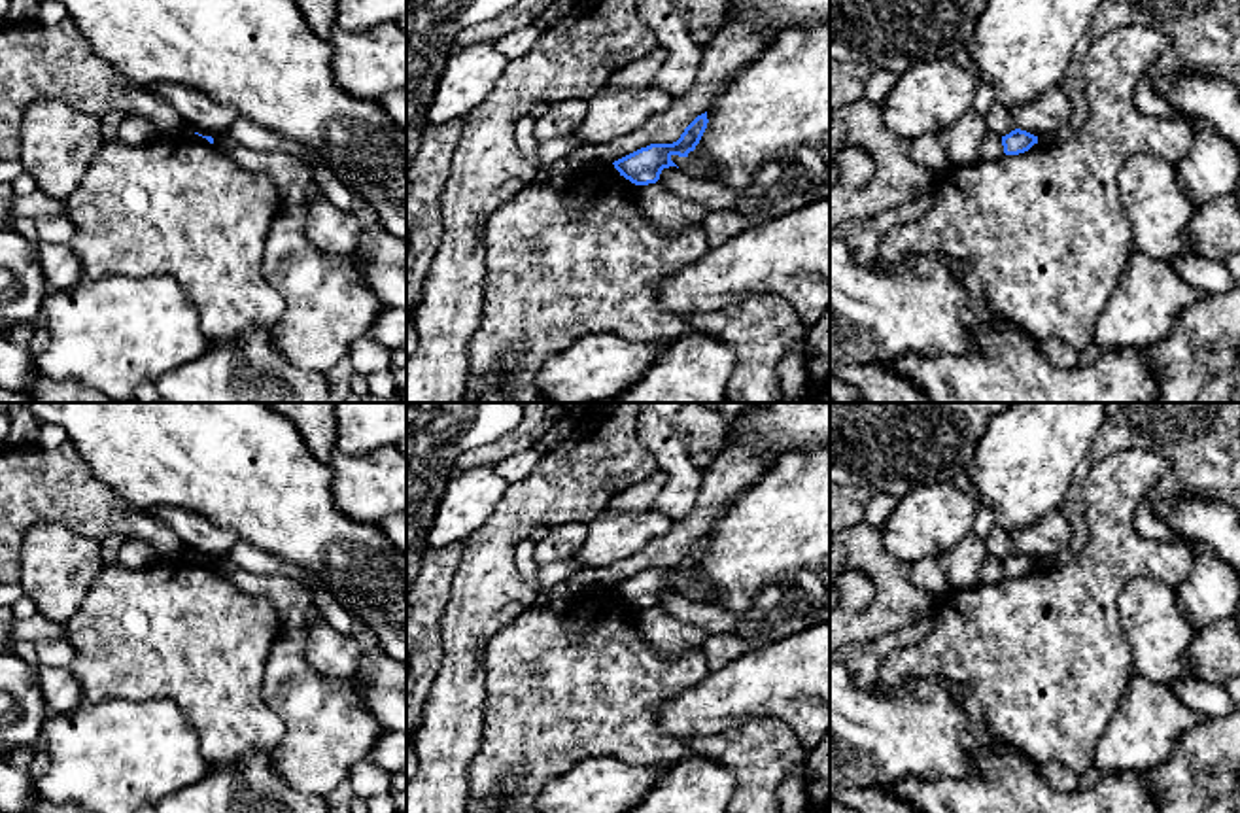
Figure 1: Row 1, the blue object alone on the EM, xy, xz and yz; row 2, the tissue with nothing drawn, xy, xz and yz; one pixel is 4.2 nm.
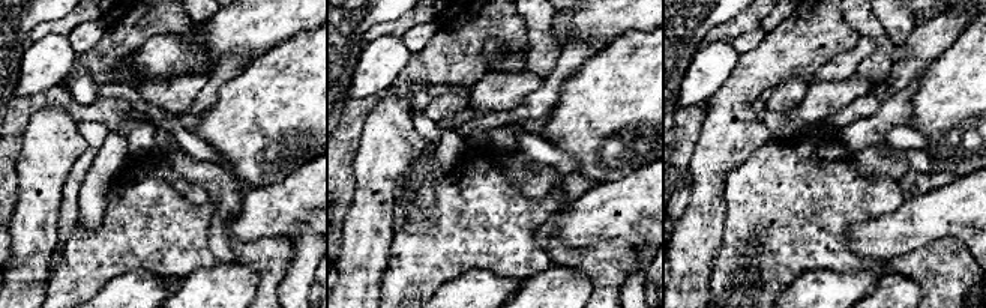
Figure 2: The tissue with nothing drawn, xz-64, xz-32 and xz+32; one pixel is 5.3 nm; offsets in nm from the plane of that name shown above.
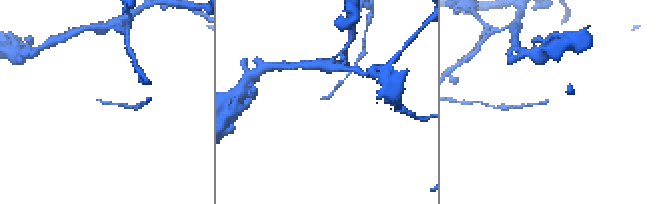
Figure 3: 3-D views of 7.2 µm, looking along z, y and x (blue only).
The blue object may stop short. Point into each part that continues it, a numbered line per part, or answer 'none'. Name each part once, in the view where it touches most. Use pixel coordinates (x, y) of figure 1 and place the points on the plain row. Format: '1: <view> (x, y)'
none

